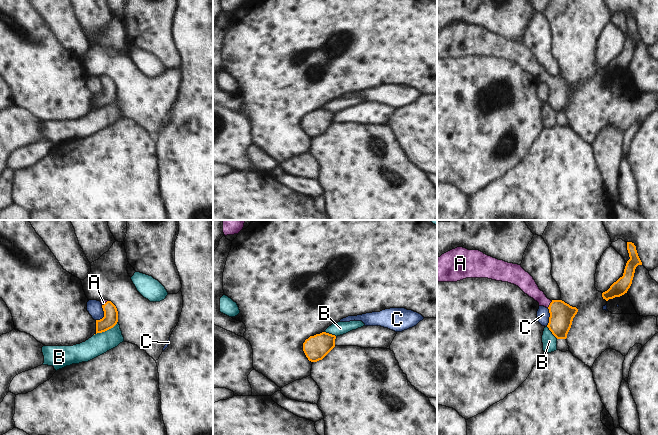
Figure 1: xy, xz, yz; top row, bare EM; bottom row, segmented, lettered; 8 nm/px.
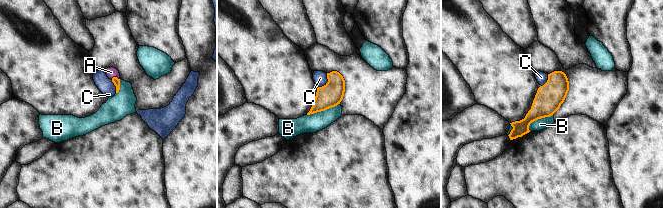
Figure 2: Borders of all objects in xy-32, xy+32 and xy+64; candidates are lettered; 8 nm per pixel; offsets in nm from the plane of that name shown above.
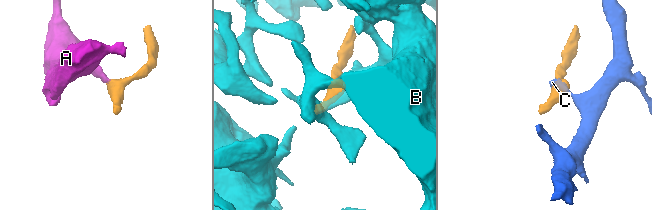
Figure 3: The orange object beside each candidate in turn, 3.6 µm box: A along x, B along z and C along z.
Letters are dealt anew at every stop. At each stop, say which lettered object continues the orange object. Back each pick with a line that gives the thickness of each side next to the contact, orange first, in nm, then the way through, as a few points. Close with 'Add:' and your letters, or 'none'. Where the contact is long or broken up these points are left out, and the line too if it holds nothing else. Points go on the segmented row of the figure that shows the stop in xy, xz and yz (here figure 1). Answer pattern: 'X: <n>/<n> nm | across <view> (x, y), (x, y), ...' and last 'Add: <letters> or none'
A: 190/140 nm | across yz (561, 314), (550, 304), (545, 302), (527, 284)
Add: A

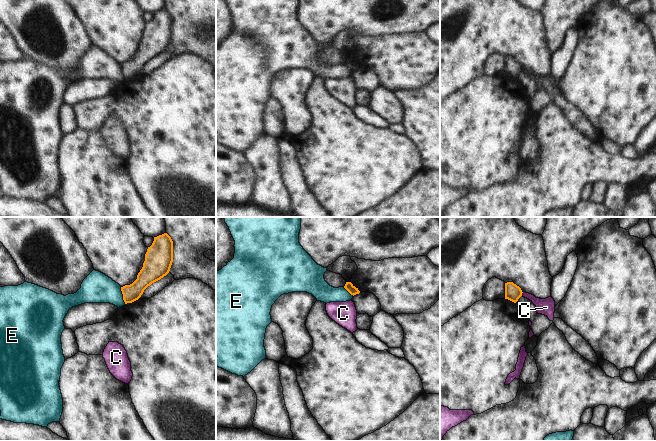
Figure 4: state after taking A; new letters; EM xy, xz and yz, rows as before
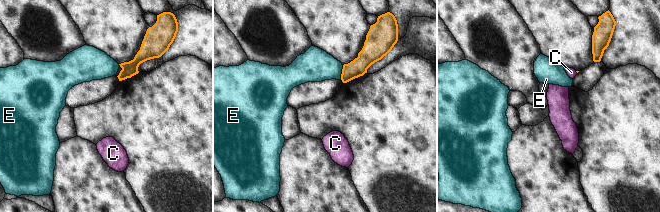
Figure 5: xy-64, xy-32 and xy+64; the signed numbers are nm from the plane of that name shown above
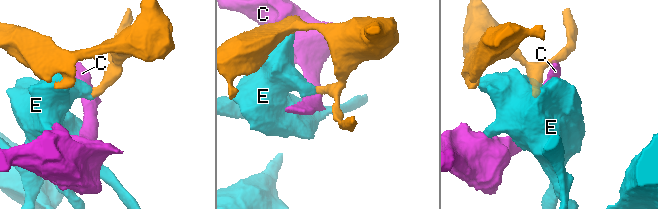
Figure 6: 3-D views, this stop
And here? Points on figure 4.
Add: none

